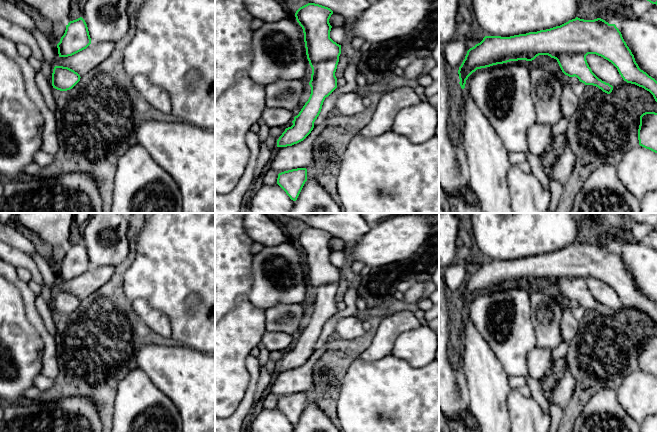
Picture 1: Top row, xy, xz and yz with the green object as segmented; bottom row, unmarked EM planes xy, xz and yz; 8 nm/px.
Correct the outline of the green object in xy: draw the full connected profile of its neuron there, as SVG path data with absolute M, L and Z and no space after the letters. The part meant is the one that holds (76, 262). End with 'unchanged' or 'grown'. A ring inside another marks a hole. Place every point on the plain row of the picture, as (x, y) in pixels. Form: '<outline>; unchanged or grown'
M80 241L70 245L57 268L59 281L72 280L86 273L90 268L91 262L85 244Z; unchanged

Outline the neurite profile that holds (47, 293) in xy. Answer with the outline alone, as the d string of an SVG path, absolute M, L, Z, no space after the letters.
M47 285L41 287L42 287L42 293L41 293L42 297L48 303L48 305L52 307L52 297L54 290Z

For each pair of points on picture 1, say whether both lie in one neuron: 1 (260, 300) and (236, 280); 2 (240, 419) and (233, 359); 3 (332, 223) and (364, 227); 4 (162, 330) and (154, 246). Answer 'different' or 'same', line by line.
1: different
2: different
3: same
4: different

